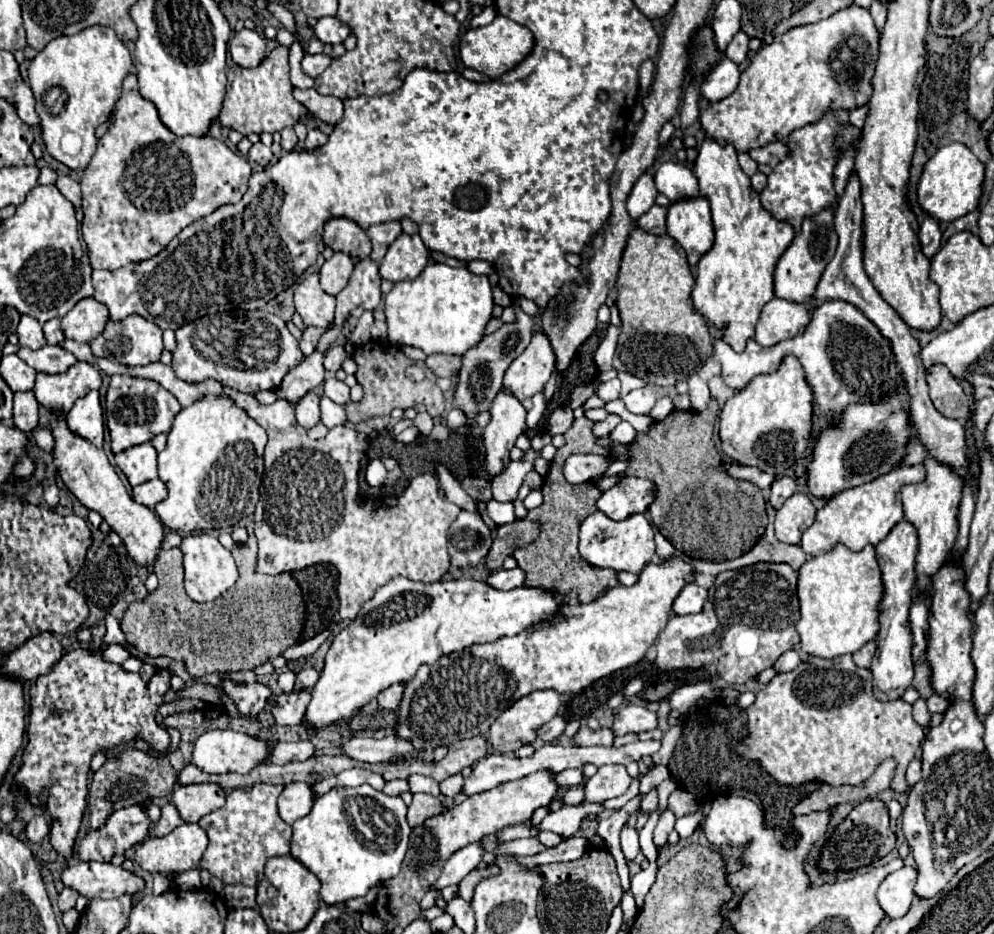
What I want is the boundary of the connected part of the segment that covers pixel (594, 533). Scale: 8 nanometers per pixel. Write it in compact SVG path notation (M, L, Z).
M594 512L580 526L580 556L590 566L626 570L640 574L654 556L654 530L644 514L632 514L626 520L610 520L604 512Z

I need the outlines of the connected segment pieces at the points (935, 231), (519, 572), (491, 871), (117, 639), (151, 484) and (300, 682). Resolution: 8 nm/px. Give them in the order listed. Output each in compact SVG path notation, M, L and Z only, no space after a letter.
M926 216L922 226L920 226L920 244L922 244L922 252L932 258L938 248L940 248L940 238L942 238L942 230L940 230L940 222Z
M512 568L512 570L496 570L492 572L484 582L492 584L494 588L500 588L500 590L512 590L512 588L518 588L522 586L526 580L526 572L522 568Z
M488 866L488 868L484 868L484 870L480 870L480 868L476 868L476 870L472 870L466 878L462 878L462 882L458 884L458 894L464 898L464 900L472 900L472 896L474 896L474 888L476 888L476 884L480 882L480 880L484 880L484 878L488 878L488 876L494 876L494 874L498 874L500 872L500 868L496 868L496 866Z
M110 613L106 615L105 623L107 631L101 647L108 646L110 643L124 645L126 637L120 628L120 623Z
M154 478L154 480L148 480L144 484L134 486L132 496L134 496L136 502L154 508L160 500L164 500L168 496L168 490L166 490L166 486L164 486L164 482L160 478Z
M304 668L298 672L296 676L296 684L294 684L294 690L312 690L312 686L318 682L318 672L314 668Z

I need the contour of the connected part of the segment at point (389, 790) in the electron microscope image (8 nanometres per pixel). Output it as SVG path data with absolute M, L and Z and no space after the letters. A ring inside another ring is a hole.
M390 780L390 782L386 782L386 786L382 788L382 792L388 794L388 796L398 796L398 794L402 794L402 792L406 792L406 790L408 790L408 782L406 782L406 780Z

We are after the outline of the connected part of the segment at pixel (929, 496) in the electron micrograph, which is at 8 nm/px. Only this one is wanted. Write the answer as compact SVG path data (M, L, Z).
M912 434L904 446L904 458L900 460L900 466L916 466L922 464L926 468L926 478L918 484L904 484L900 488L902 504L904 504L904 516L916 526L920 548L916 556L916 590L924 592L930 584L930 578L942 568L948 554L954 548L956 536L958 536L958 506L962 500L962 488L966 484L966 478L960 476L952 466L938 462L928 448L920 442L916 434Z

